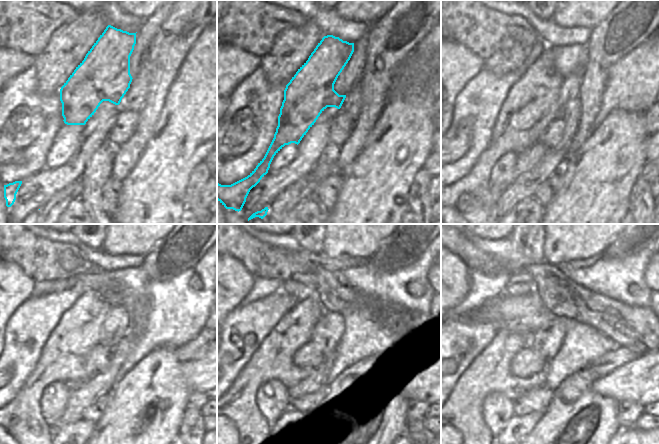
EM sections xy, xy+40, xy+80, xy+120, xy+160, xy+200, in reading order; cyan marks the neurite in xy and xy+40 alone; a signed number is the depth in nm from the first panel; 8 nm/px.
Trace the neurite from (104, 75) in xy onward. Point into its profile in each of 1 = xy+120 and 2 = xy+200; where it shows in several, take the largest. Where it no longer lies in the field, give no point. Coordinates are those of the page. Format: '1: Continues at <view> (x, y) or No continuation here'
1: Continues at xy+120 (65, 356)
2: Continues at xy+200 (490, 372).

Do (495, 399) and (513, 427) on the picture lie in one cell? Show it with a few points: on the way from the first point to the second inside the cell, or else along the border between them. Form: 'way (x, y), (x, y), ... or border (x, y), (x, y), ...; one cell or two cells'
border (514, 415), (499, 433); two cells

